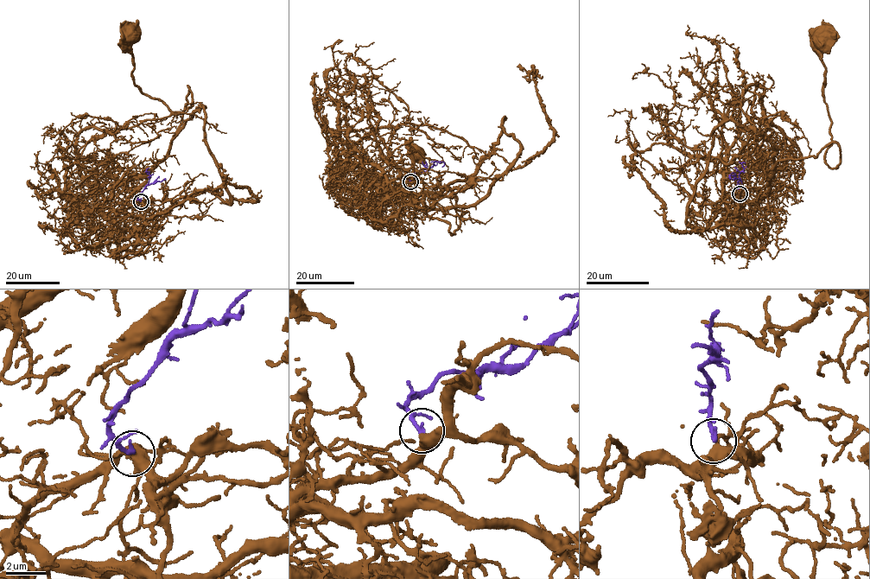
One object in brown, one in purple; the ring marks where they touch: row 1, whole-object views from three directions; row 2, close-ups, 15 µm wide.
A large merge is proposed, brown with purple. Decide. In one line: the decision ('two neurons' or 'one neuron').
one neuron

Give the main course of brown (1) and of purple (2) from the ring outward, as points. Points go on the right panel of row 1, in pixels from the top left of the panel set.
1: (739, 194), (757, 201), (776, 162), (832, 143), (840, 164), (825, 158), (822, 45)
2: (739, 194), (739, 180), (730, 174), (729, 177), (733, 180)

